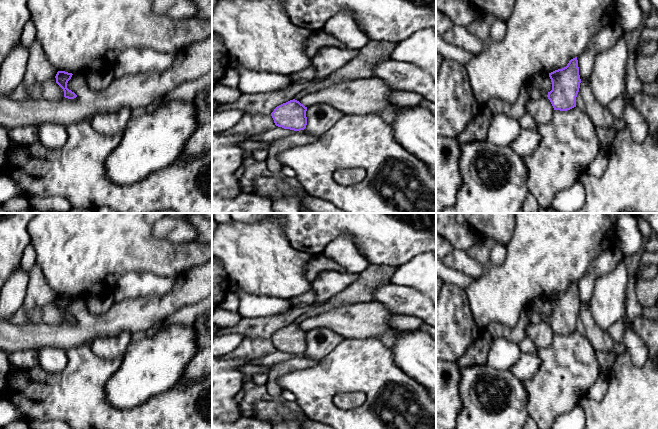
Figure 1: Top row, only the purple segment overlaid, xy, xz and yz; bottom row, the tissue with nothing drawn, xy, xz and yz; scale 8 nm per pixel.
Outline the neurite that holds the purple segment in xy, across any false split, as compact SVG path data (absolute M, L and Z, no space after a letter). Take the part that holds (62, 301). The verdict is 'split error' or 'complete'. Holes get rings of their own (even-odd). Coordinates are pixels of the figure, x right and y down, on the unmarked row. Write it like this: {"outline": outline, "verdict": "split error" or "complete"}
{"outline": "M58 295L55 302L56 307L63 313L64 321L68 323L74 323L77 319L67 312L67 307L72 301L72 297L68 297L65 295Z", "verdict": "complete"}

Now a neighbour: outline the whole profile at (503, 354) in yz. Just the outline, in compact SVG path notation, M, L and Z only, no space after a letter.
M497 337L490 345L487 364L498 370L511 370L521 355L518 344Z

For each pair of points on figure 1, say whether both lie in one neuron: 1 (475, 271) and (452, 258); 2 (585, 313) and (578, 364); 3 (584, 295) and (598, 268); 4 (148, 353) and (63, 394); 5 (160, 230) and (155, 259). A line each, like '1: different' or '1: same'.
1: same
2: different
3: same
4: different
5: different

